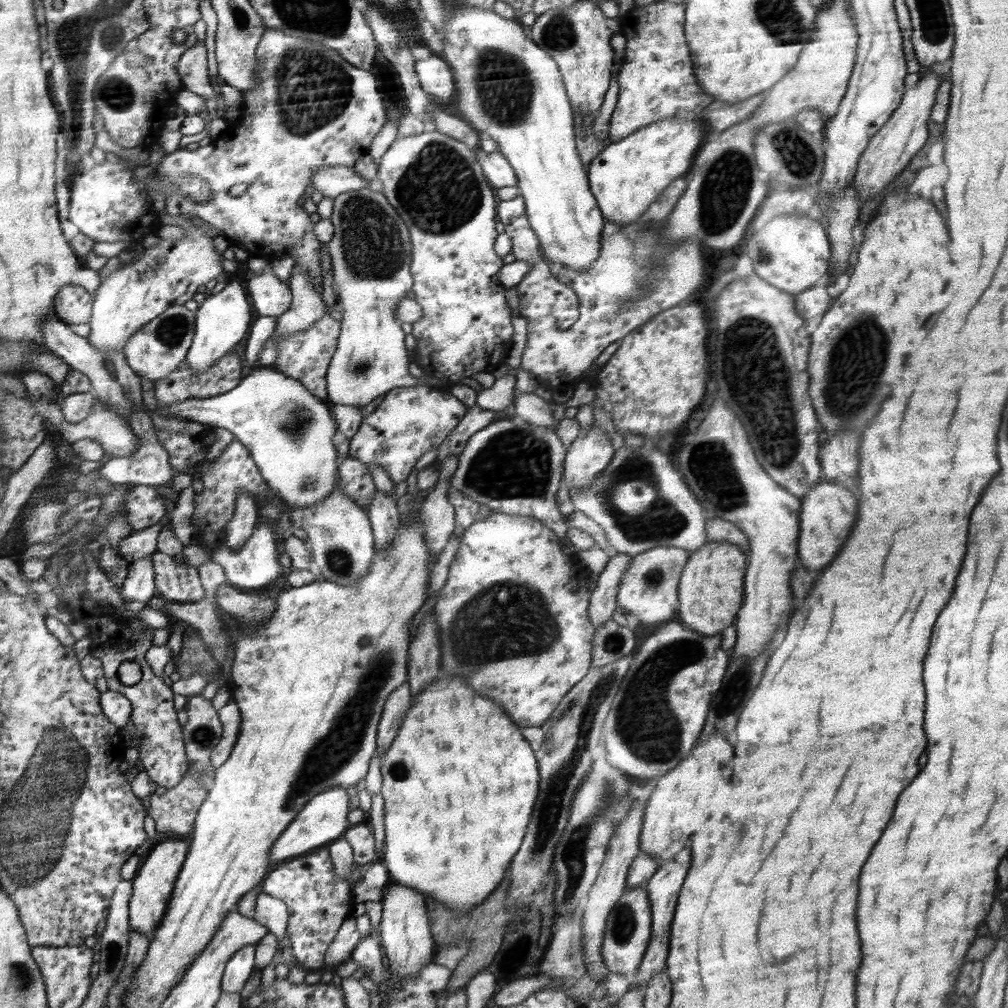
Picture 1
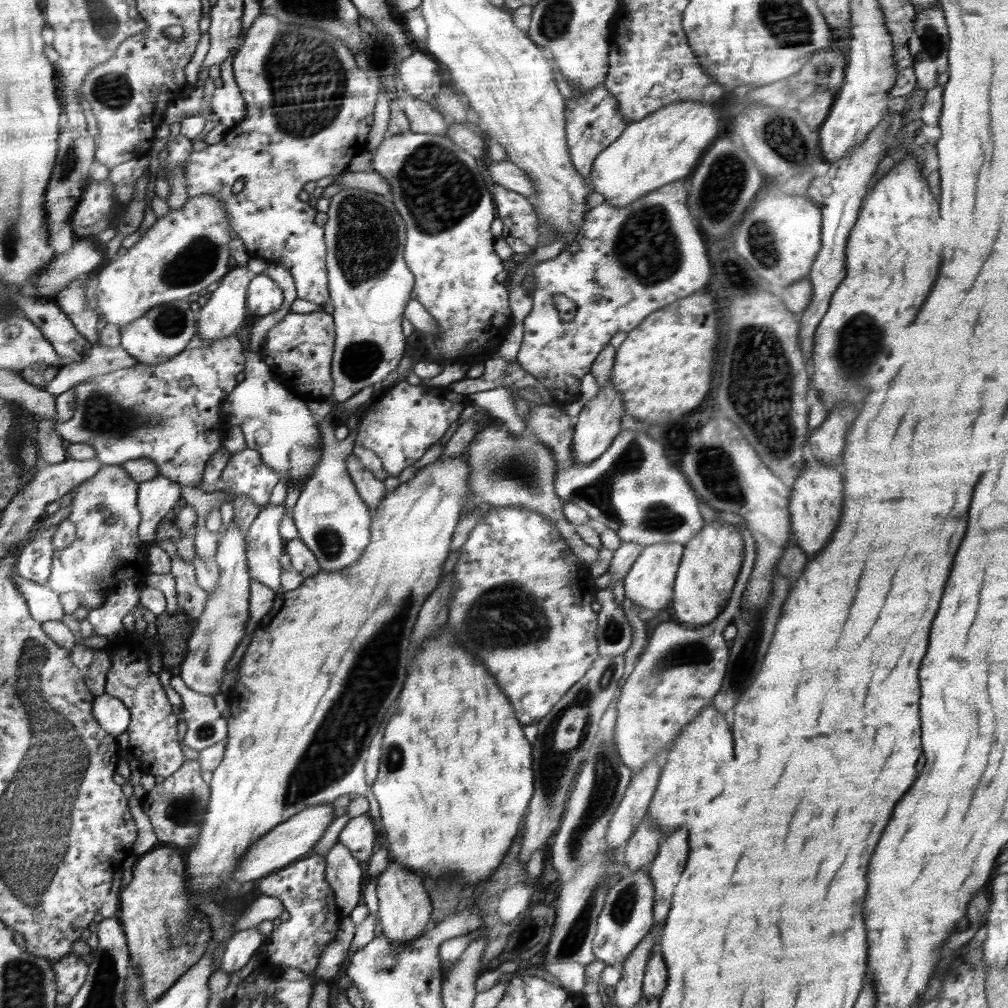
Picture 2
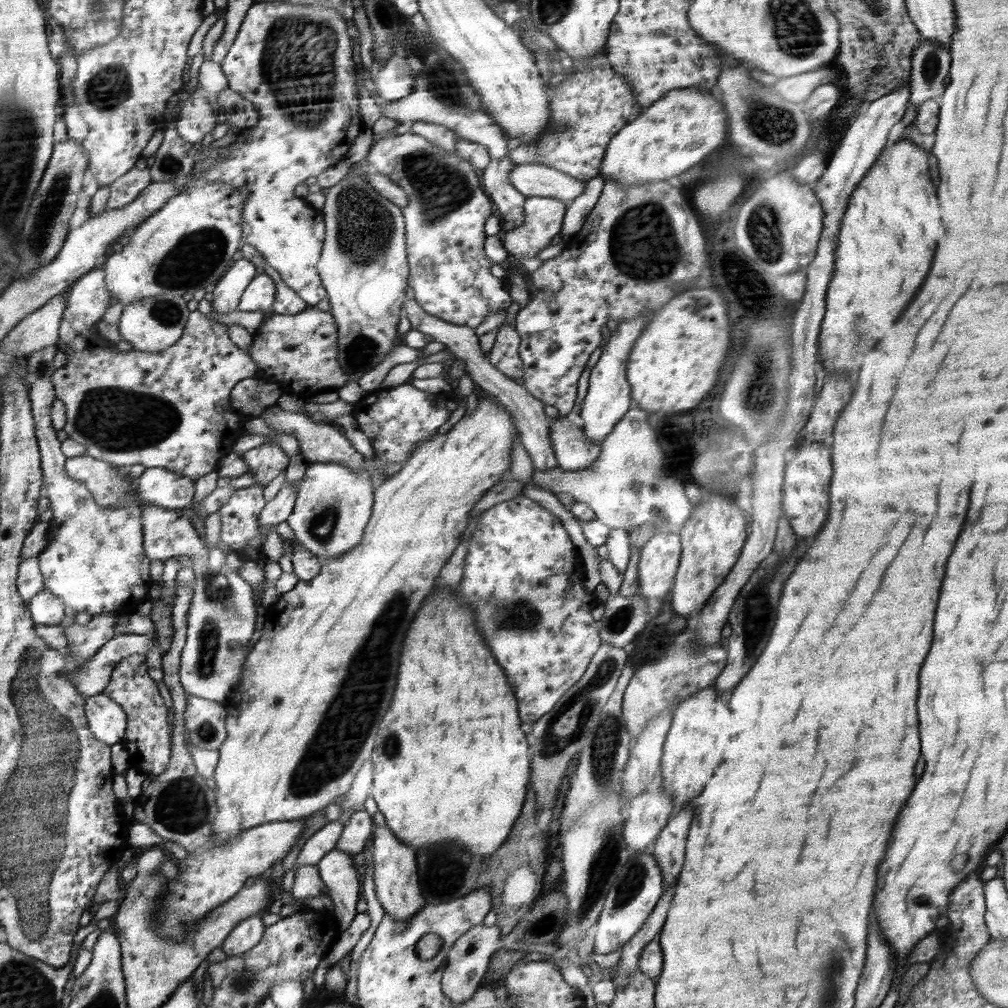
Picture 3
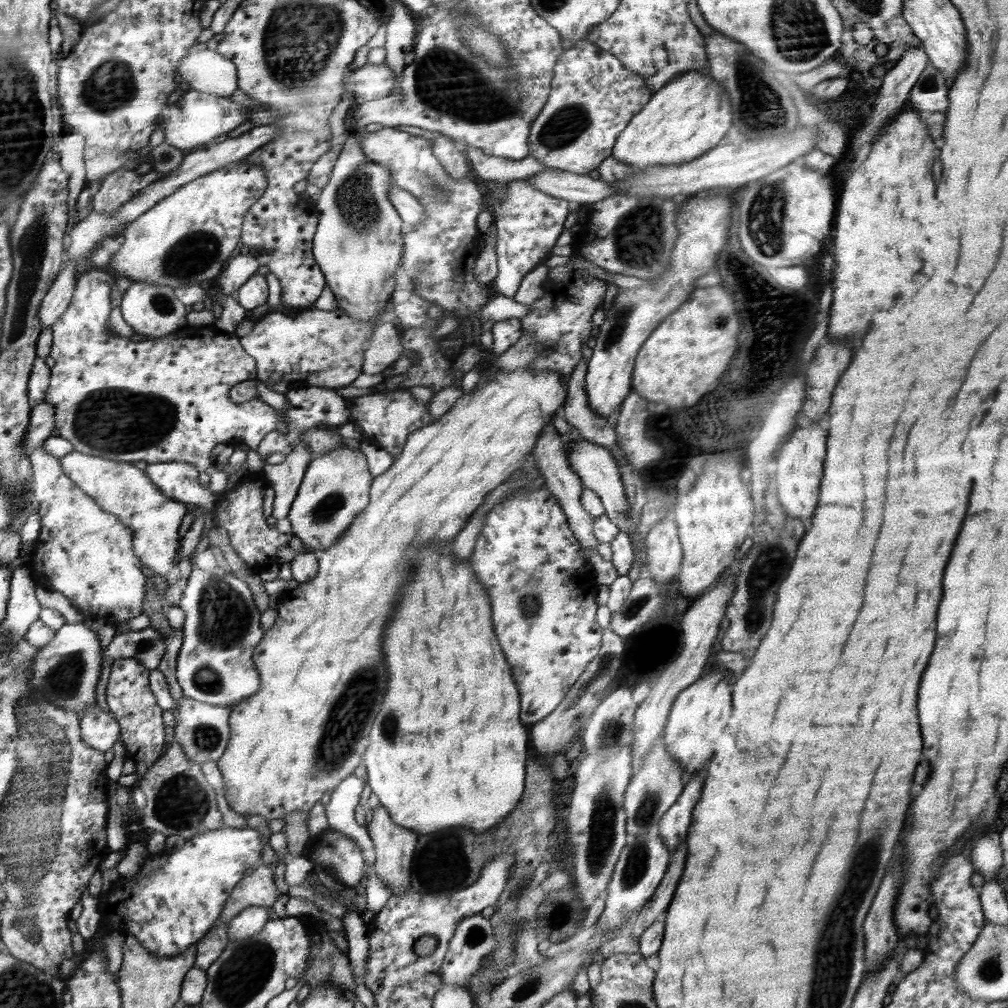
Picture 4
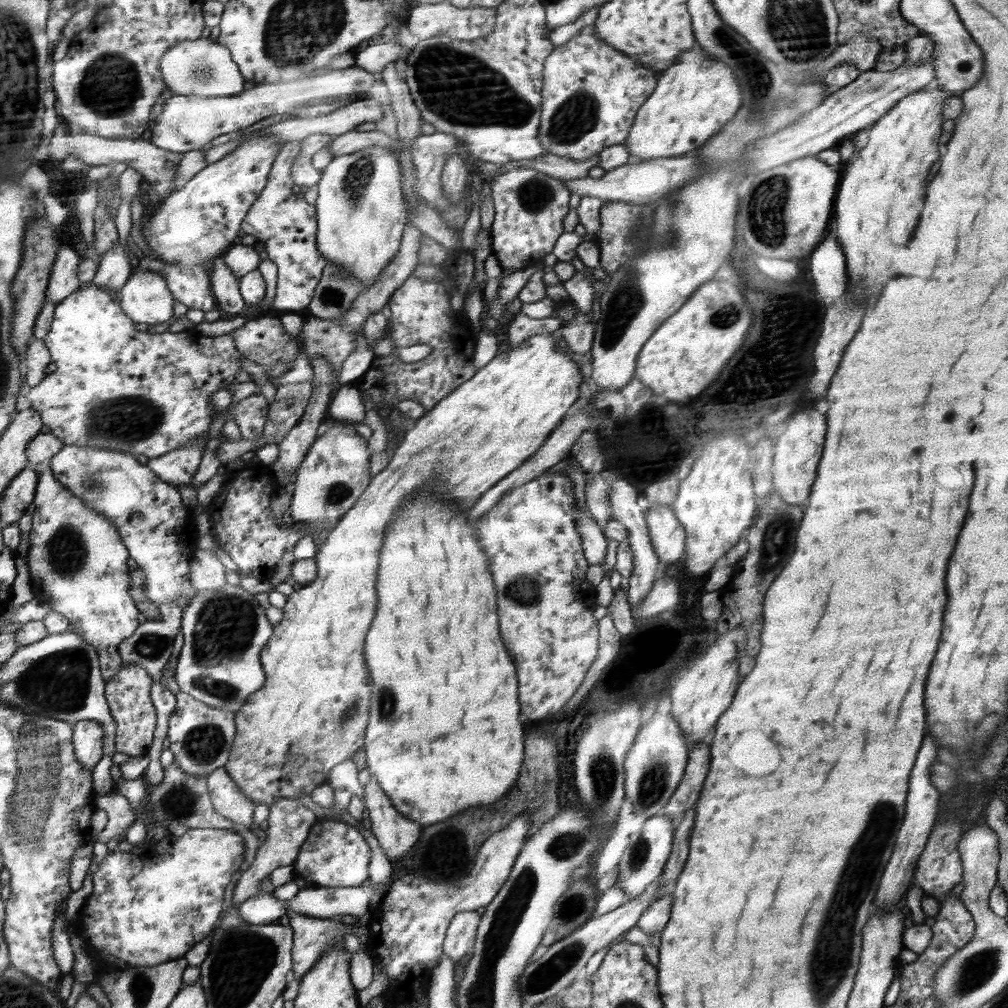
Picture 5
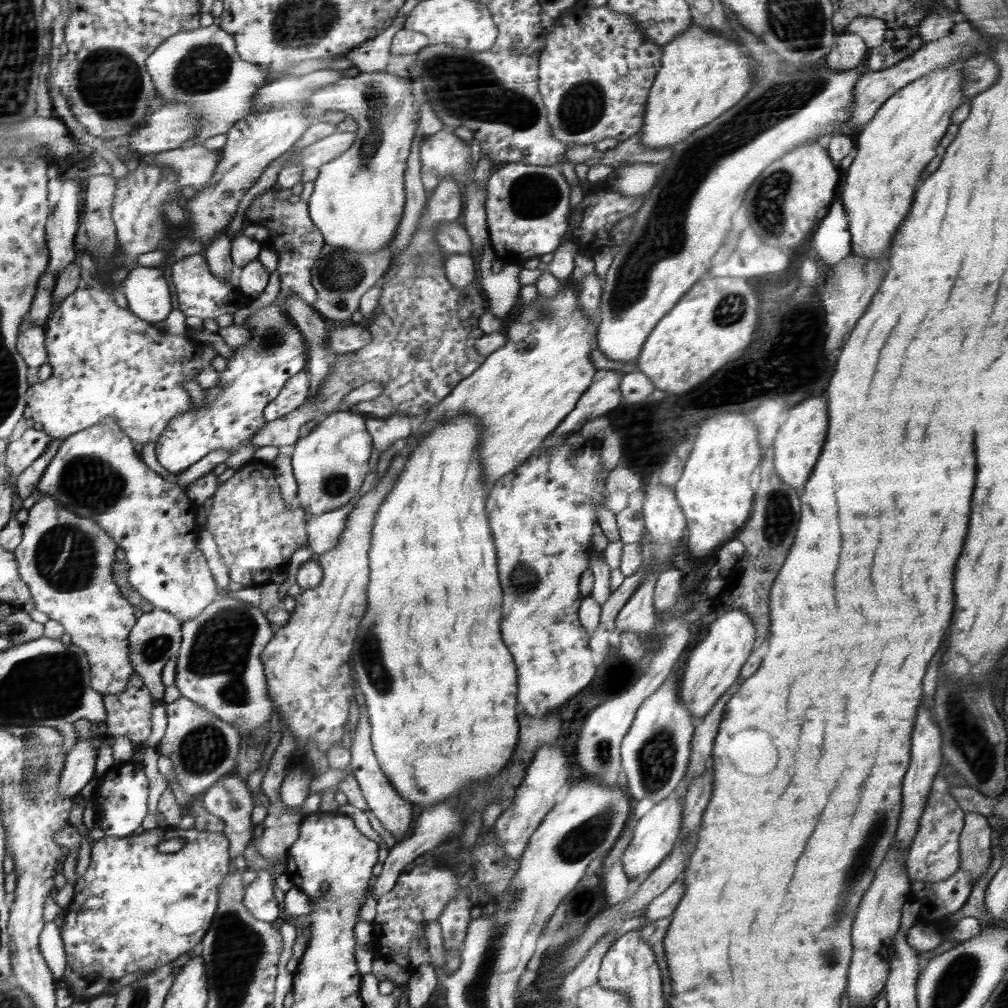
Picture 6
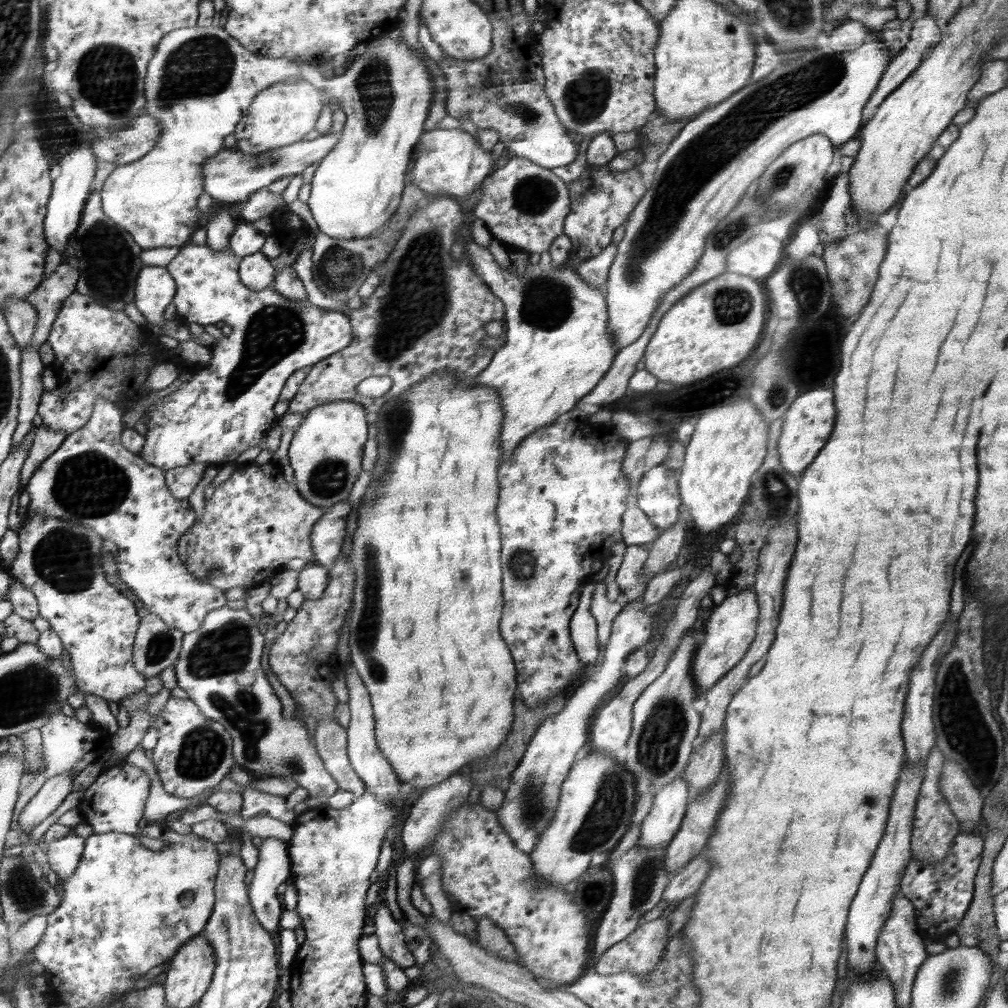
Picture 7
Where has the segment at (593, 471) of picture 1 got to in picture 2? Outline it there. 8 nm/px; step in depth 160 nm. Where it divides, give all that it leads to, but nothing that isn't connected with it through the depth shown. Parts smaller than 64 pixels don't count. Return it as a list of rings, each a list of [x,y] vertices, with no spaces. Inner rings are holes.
[[[609,379],[604,384],[604,388],[600,388],[597,392],[597,396],[585,404],[578,416],[571,446],[571,457],[574,462],[568,466],[586,465],[601,458],[601,454],[604,454],[609,446],[613,444],[613,440],[618,437],[622,414],[624,414],[622,394],[616,389],[616,383],[611,382],[611,379]]]

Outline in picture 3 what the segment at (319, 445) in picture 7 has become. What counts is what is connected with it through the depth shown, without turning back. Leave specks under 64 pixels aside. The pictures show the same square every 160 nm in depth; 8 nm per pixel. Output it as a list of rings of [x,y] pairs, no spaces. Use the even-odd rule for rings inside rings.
[[[335,461],[307,463],[306,474],[297,490],[297,499],[287,522],[294,533],[294,542],[313,552],[322,563],[331,558],[341,557],[354,547],[358,546],[365,535],[366,525],[369,524],[370,512],[373,512],[372,502],[375,501],[375,492],[370,482],[368,472],[352,472],[354,468]]]

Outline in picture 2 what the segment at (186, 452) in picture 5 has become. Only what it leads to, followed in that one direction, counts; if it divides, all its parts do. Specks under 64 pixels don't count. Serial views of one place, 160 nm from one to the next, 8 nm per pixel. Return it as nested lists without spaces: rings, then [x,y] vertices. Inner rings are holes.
[[[160,474],[140,484],[137,506],[141,511],[140,536],[142,540],[152,544],[156,524],[164,519],[164,514],[168,514],[174,508],[180,496],[183,496],[182,484]]]

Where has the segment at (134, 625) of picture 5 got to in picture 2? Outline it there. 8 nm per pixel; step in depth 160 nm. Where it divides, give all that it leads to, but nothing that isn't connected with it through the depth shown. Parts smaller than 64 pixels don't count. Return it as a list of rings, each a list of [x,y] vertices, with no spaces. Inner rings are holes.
[[[37,418],[39,421],[36,440],[40,458],[48,465],[58,465],[66,460],[62,436],[58,435],[57,424],[52,418]],[[106,465],[96,477],[81,482],[74,489],[76,493],[72,497],[72,510],[68,515],[68,520],[76,525],[75,540],[69,547],[54,551],[51,573],[46,584],[58,594],[70,592],[70,590],[76,592],[80,597],[80,605],[88,608],[90,612],[104,605],[117,586],[126,581],[136,581],[142,588],[147,586],[146,577],[152,573],[147,562],[151,543],[142,540],[140,536],[141,511],[137,506],[140,484],[129,477],[125,468],[120,465]],[[106,514],[112,515],[110,523],[106,522]]]

